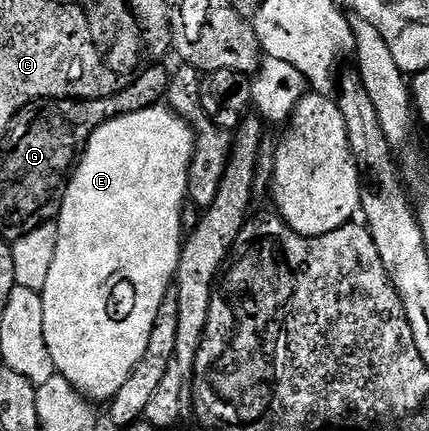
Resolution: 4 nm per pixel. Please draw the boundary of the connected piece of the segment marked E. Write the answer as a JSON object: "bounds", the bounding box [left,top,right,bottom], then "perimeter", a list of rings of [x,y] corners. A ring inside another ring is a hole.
{"bounds":[41,106,193,402],"perimeter":[[[158,106],[139,110],[135,114],[127,114],[99,126],[95,134],[91,134],[89,144],[79,157],[79,163],[72,173],[69,188],[65,191],[65,201],[61,203],[60,213],[55,221],[57,225],[57,245],[55,246],[55,262],[51,262],[51,271],[47,274],[47,286],[41,291],[43,302],[43,338],[47,338],[47,350],[51,354],[56,375],[67,378],[71,386],[90,402],[108,402],[115,394],[119,394],[123,382],[139,366],[139,358],[147,350],[147,338],[151,338],[151,326],[155,326],[155,314],[159,314],[159,306],[165,295],[171,291],[181,257],[183,233],[181,231],[181,211],[189,195],[189,167],[193,157],[193,132],[189,123],[179,118],[167,106]]]}

